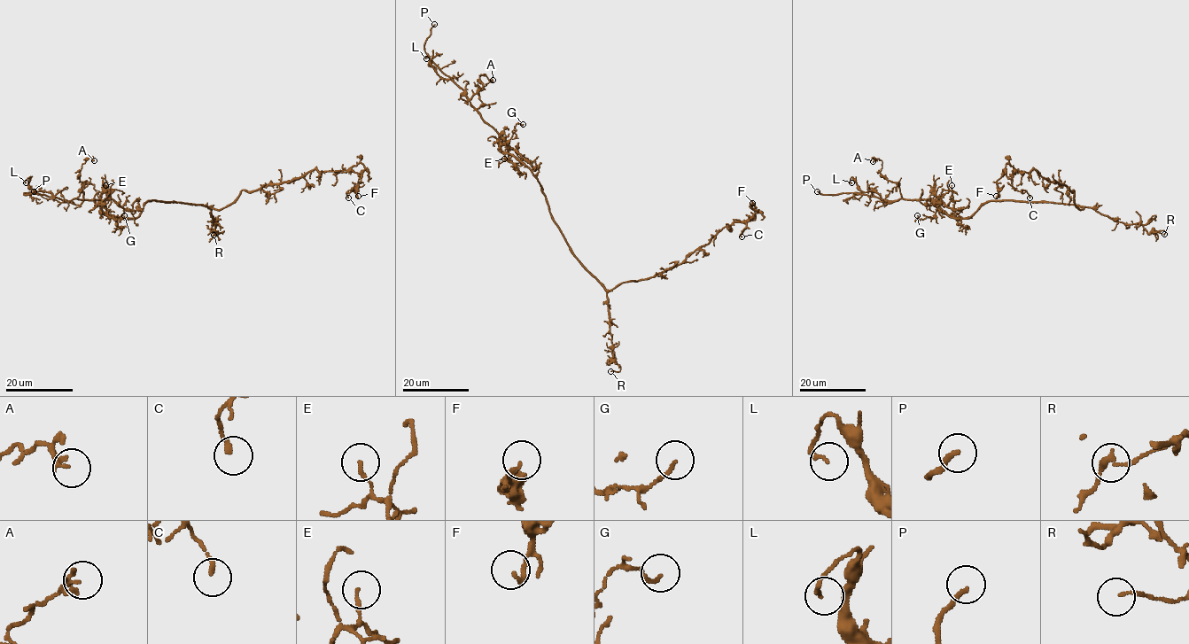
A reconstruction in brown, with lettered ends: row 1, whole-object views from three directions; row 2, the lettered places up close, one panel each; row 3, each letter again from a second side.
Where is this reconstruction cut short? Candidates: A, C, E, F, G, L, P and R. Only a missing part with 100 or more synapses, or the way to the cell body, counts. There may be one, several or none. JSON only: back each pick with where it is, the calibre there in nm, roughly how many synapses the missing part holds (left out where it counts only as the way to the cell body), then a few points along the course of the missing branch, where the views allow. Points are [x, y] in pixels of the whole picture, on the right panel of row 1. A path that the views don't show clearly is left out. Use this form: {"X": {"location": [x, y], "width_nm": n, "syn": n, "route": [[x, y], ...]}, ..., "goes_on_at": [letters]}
{"P": {"location": [817, 191], "width_nm": 180}, "goes_on_at": ["P"]}

